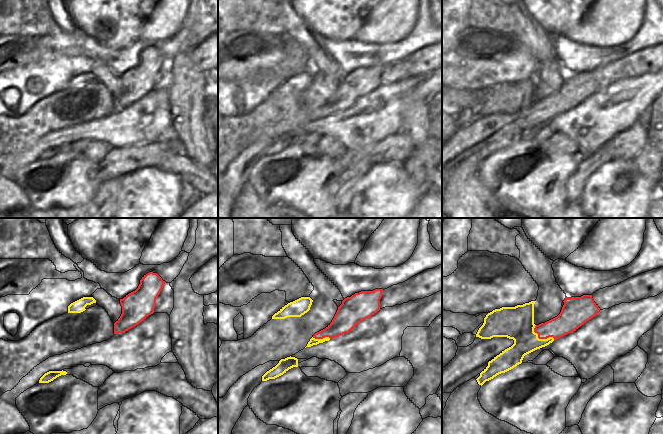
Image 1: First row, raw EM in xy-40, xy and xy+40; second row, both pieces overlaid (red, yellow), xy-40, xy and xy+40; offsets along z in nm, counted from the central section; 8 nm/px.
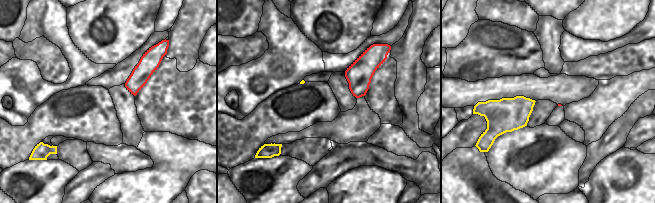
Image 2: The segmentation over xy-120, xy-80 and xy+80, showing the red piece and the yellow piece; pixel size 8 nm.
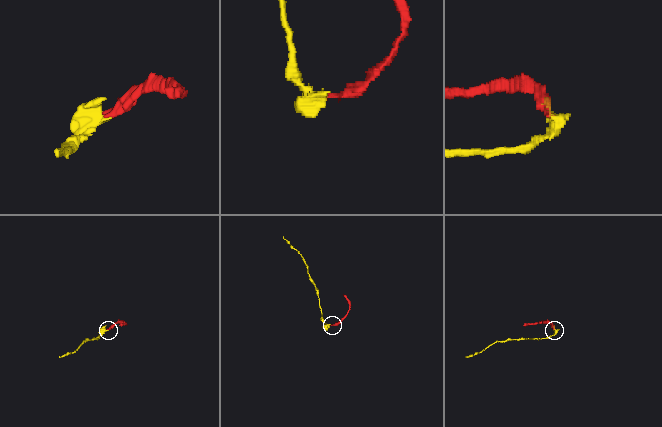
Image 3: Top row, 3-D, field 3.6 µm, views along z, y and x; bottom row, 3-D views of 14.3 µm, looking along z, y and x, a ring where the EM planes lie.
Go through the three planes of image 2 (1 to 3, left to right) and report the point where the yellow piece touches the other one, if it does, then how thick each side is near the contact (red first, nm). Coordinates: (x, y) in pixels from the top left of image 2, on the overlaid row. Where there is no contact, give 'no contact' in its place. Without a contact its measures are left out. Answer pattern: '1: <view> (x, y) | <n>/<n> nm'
1: no contact
2: no contact
3: no contact

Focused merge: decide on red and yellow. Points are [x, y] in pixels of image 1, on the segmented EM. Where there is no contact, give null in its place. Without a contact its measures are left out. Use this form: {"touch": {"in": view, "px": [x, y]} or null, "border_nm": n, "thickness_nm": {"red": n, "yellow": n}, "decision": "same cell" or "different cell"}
{"touch": {"in": "xy+40", "px": [541, 338]}, "border_nm": 200, "thickness_nm": {"red": 180, "yellow": 260}, "decision": "different cell"}

